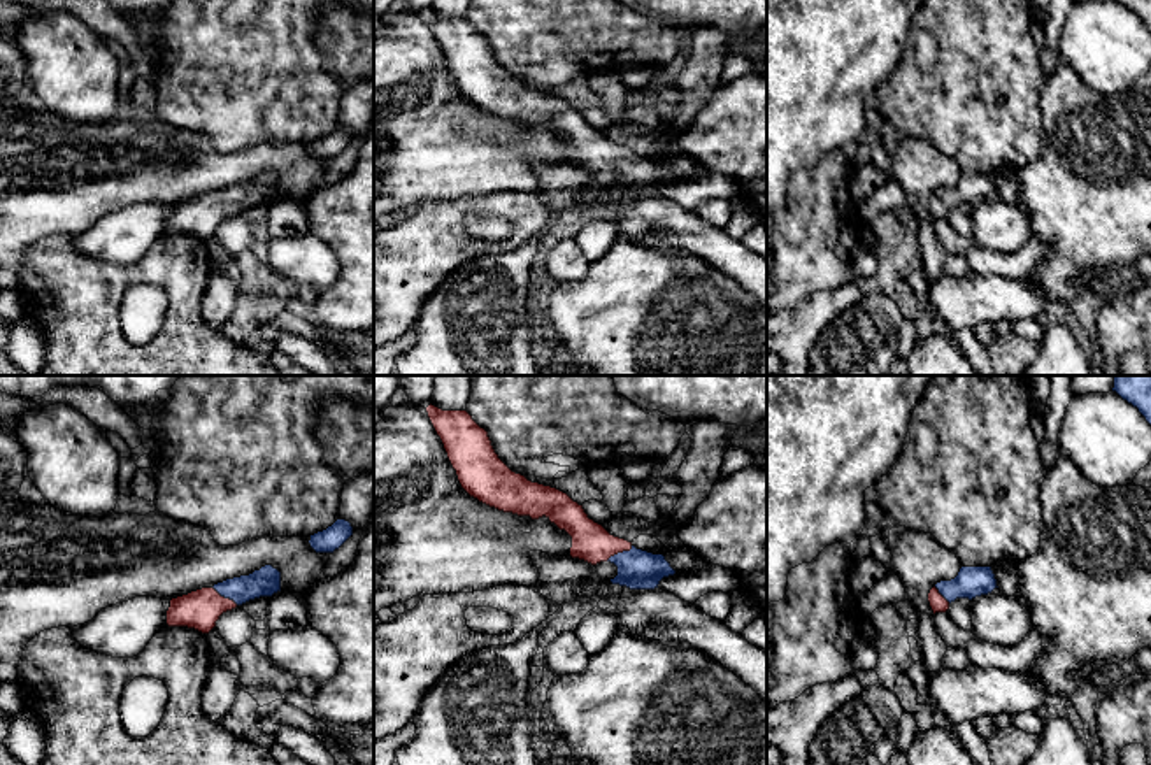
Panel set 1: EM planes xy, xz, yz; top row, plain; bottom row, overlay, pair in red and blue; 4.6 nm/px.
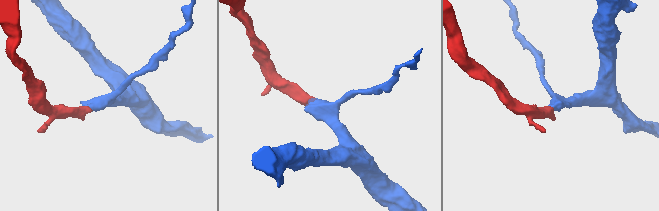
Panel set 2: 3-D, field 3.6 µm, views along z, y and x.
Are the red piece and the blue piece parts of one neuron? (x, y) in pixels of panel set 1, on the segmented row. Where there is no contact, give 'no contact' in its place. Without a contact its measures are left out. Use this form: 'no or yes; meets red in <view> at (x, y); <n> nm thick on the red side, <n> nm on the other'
yes; meets red in xz at (618, 551); 180 nm thick on the red side, 180 nm on the other

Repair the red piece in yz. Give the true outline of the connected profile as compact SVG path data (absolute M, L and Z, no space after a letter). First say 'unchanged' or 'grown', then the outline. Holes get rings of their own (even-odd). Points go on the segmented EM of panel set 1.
grown; M962 567L954 579L940 581L930 590L928 602L933 614L946 612L956 598L972 600L995 588L998 586L991 567Z

